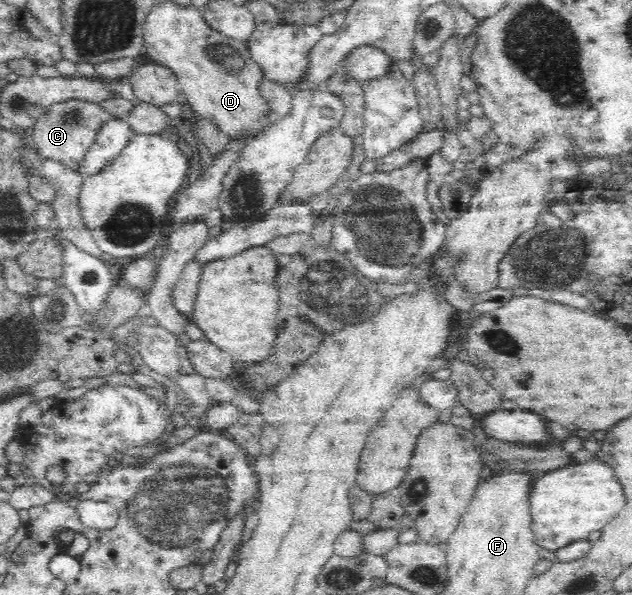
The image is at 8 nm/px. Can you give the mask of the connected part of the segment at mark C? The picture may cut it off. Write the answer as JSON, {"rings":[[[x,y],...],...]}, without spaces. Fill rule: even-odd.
{"rings":[[[78,99],[54,103],[49,109],[40,113],[32,127],[34,143],[42,158],[60,161],[67,167],[77,170],[79,161],[83,159],[83,155],[97,137],[98,131],[109,119],[109,112],[101,107],[101,104]]]}

